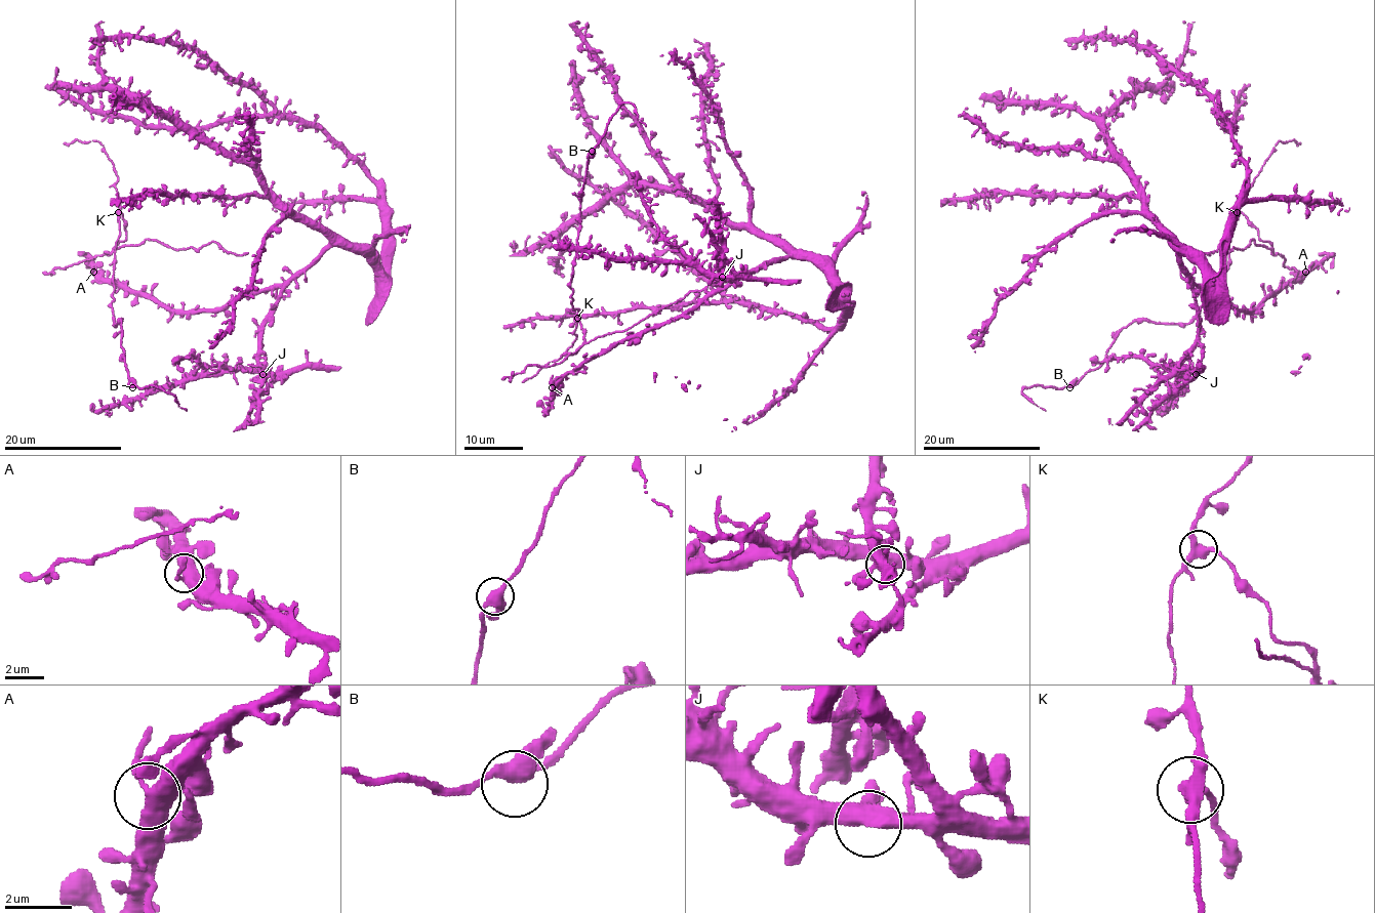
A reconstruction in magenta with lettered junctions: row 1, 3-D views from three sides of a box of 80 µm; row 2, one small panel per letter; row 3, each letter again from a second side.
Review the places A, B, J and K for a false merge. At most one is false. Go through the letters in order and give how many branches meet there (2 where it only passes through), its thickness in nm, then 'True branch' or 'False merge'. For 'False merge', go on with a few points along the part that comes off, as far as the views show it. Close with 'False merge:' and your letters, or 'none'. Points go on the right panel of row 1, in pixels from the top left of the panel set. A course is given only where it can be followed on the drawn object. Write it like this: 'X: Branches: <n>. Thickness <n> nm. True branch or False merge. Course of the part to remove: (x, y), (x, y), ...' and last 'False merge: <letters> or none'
A: Branches: 3. Thickness 420 nm. True branch
B: Branches: 3. Thickness 360 nm. True branch
J: Branches: 3. Thickness 400 nm. True branch
K: Branches: 3. Thickness 380 nm. False merge. Course of the part to remove: (1237, 212), (1271, 247), (1257, 245), (1251, 240), (1244, 248), (1229, 248), (1222, 241), (1209, 254), (1205, 253)
False merge: K

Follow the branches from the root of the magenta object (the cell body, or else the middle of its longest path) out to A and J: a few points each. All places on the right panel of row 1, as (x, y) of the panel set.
A: (1223, 296), (1236, 308), (1253, 312), (1284, 284), (1295, 282), (1305, 272)
J: (1223, 296), (1202, 288), (1195, 292), (1198, 336), (1195, 349), (1181, 366), (1196, 374)

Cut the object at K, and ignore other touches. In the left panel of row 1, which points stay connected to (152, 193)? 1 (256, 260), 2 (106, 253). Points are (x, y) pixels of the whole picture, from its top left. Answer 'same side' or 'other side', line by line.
1: same side
2: other side

